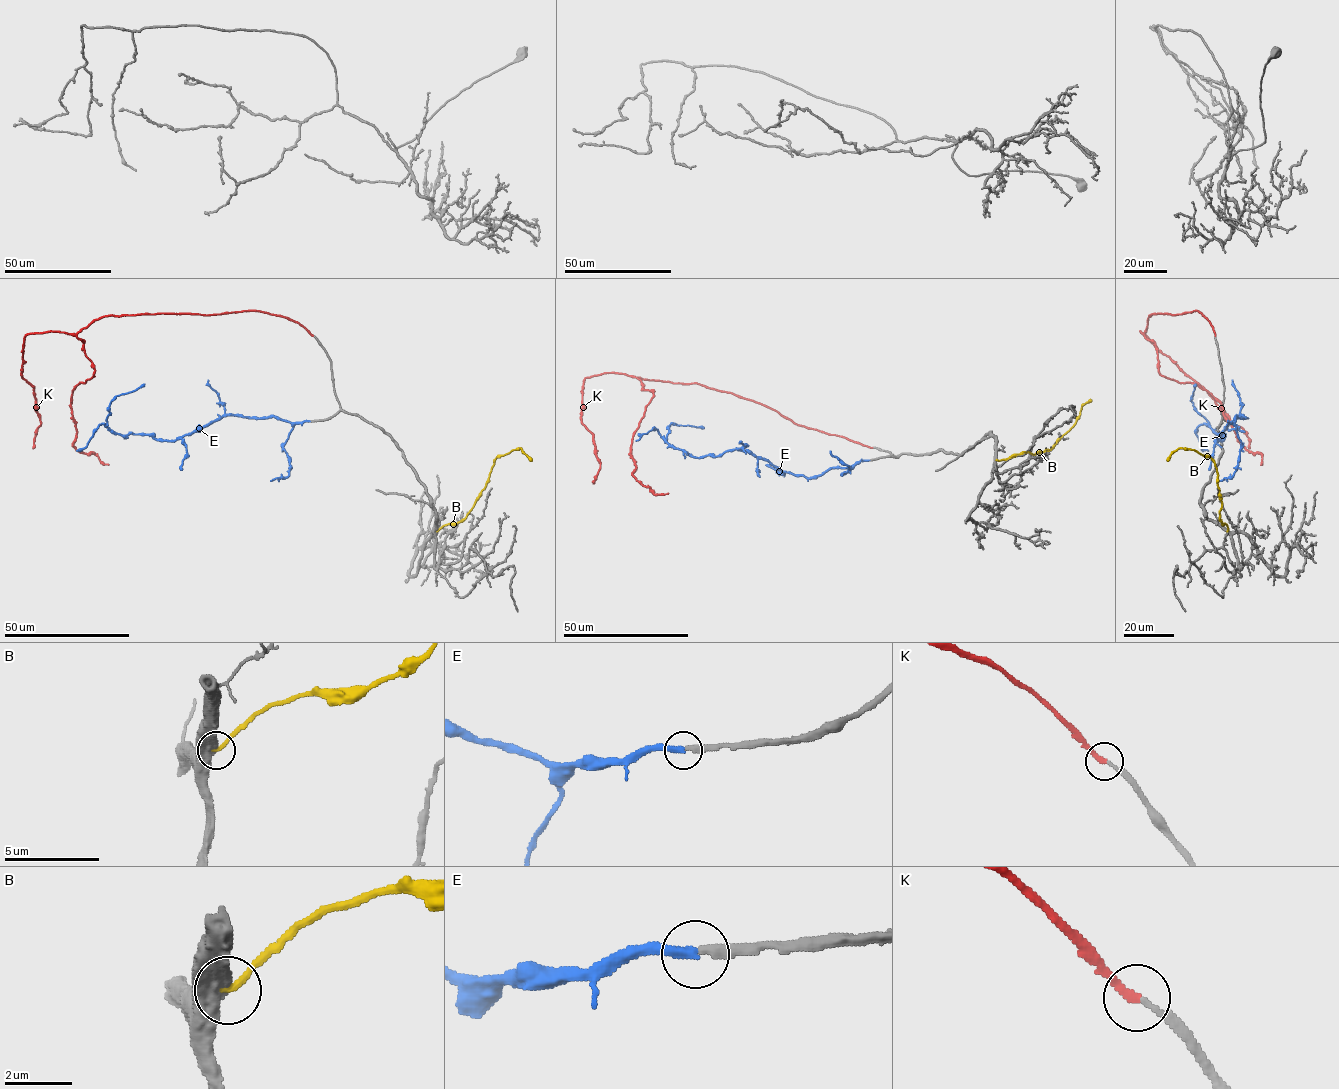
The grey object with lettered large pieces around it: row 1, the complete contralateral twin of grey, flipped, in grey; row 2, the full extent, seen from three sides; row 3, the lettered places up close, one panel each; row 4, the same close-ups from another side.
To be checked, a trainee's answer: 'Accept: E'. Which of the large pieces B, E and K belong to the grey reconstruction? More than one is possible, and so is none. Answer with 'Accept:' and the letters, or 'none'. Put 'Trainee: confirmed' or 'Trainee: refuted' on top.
Trainee: confirmed
Accept: E

